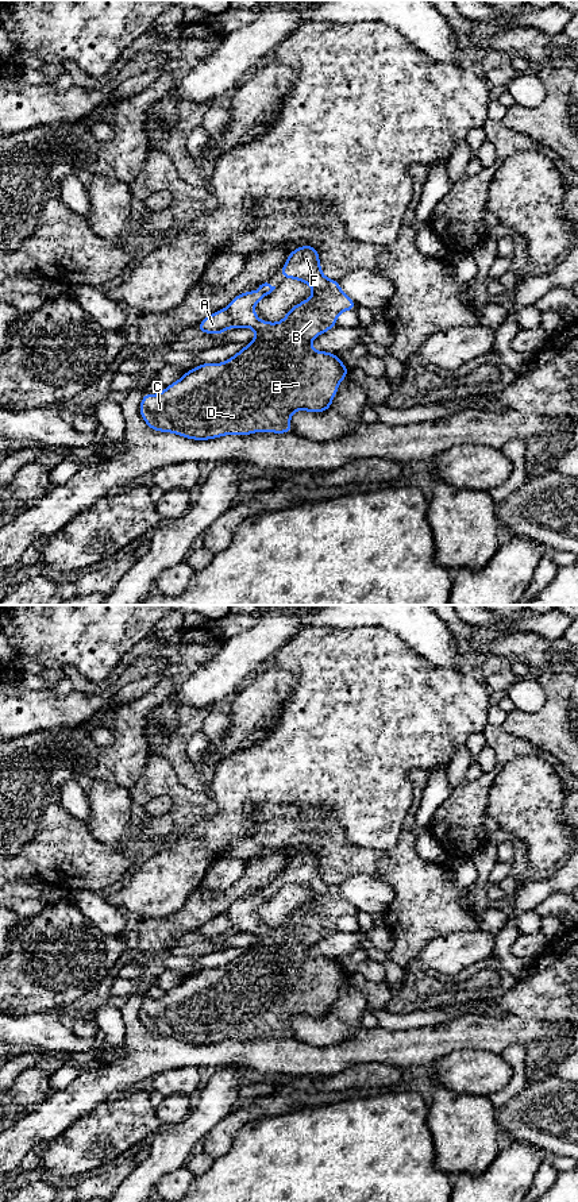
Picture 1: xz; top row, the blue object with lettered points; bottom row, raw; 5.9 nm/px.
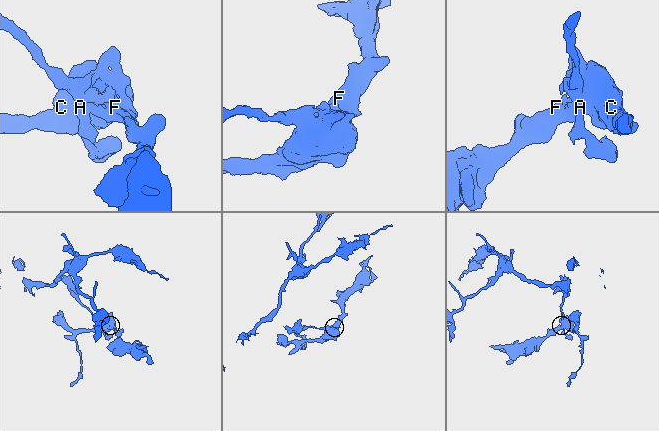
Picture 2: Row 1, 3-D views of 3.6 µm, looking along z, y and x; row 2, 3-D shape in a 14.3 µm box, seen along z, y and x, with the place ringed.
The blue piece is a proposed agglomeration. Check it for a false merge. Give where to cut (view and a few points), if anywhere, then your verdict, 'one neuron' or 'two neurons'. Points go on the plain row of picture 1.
cut in xz along (226, 913), (230, 921), (230, 932); two neurons

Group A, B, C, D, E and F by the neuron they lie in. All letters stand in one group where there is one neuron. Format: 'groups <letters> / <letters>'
groups A / B C D E F

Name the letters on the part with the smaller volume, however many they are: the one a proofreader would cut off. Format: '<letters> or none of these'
A

